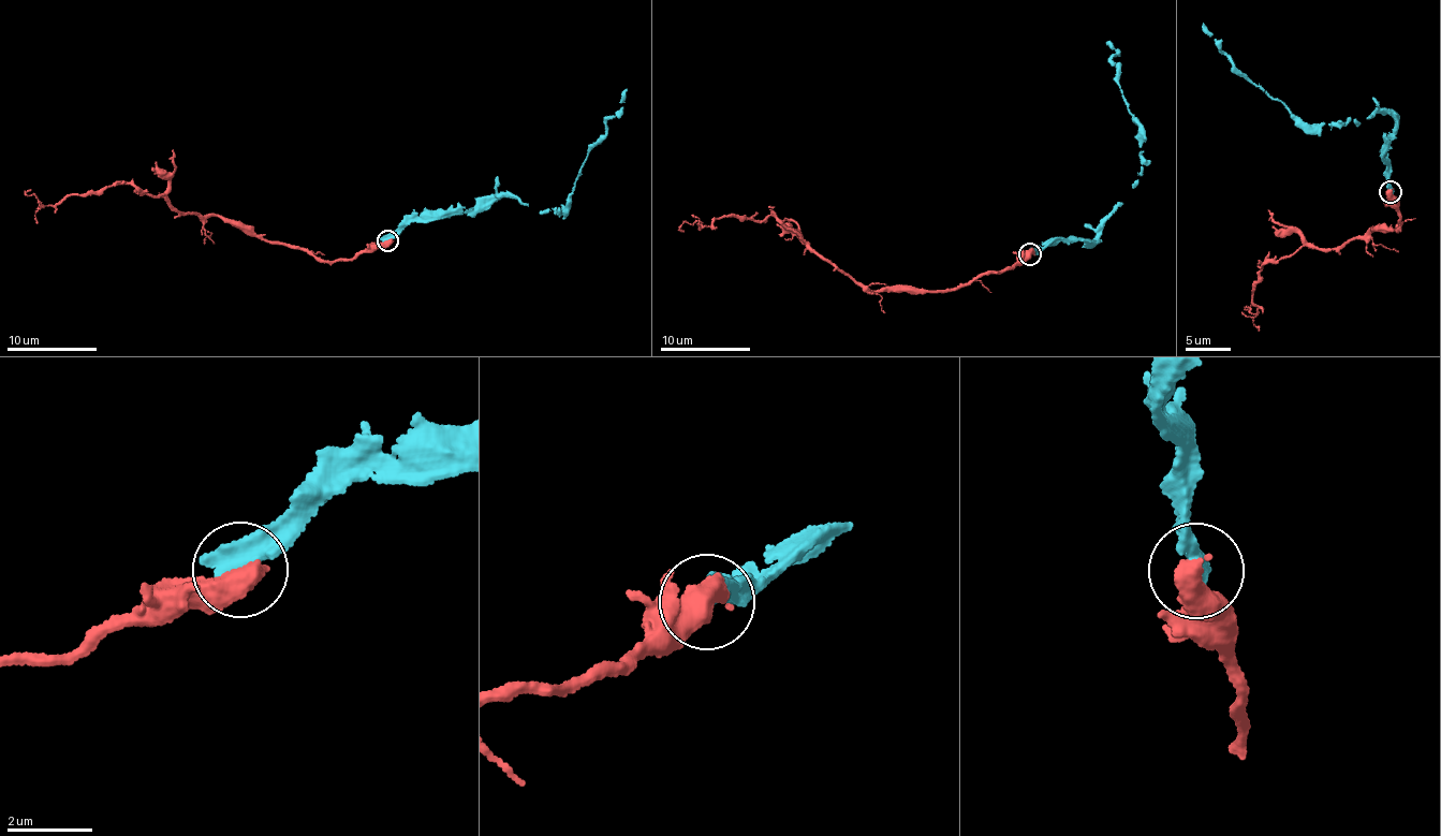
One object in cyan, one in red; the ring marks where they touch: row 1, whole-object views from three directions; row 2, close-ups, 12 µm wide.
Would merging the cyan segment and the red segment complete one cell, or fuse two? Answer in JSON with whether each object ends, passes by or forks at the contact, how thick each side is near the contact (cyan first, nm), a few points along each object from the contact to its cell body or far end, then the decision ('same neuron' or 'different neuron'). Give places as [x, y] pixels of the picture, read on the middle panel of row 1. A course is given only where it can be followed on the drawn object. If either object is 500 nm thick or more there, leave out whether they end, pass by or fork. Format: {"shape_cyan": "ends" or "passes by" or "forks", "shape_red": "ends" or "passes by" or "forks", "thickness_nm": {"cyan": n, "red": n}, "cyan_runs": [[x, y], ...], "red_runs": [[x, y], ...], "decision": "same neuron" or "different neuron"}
{"thickness_nm": {"cyan": 500, "red": 650}, "cyan_runs": [[1030, 254], [1050, 243], [1086, 245], [1138, 181], [1140, 122], [1128, 108], [1116, 50], [1107, 42]], "red_runs": [[1030, 254], [939, 291], [873, 290], [772, 215], [687, 221], [684, 232]], "decision": "different neuron"}

